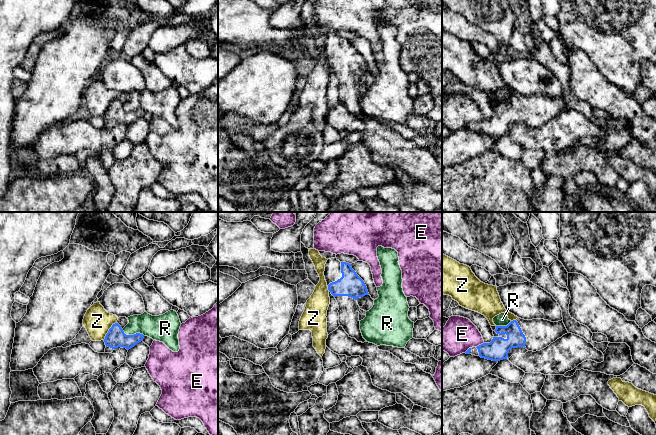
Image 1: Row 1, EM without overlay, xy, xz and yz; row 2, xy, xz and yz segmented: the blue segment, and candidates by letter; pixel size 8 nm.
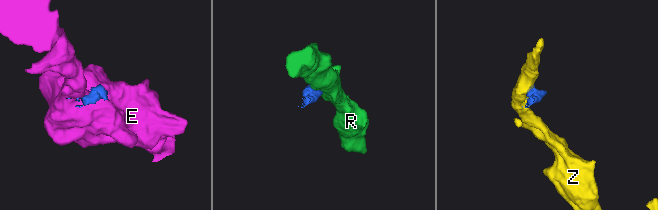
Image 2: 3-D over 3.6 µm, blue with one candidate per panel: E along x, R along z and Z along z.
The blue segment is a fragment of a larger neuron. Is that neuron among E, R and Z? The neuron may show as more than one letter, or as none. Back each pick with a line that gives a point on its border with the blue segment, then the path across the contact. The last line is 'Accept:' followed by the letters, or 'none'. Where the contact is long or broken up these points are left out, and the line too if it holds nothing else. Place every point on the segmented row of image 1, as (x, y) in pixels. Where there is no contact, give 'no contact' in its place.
Accept: none

